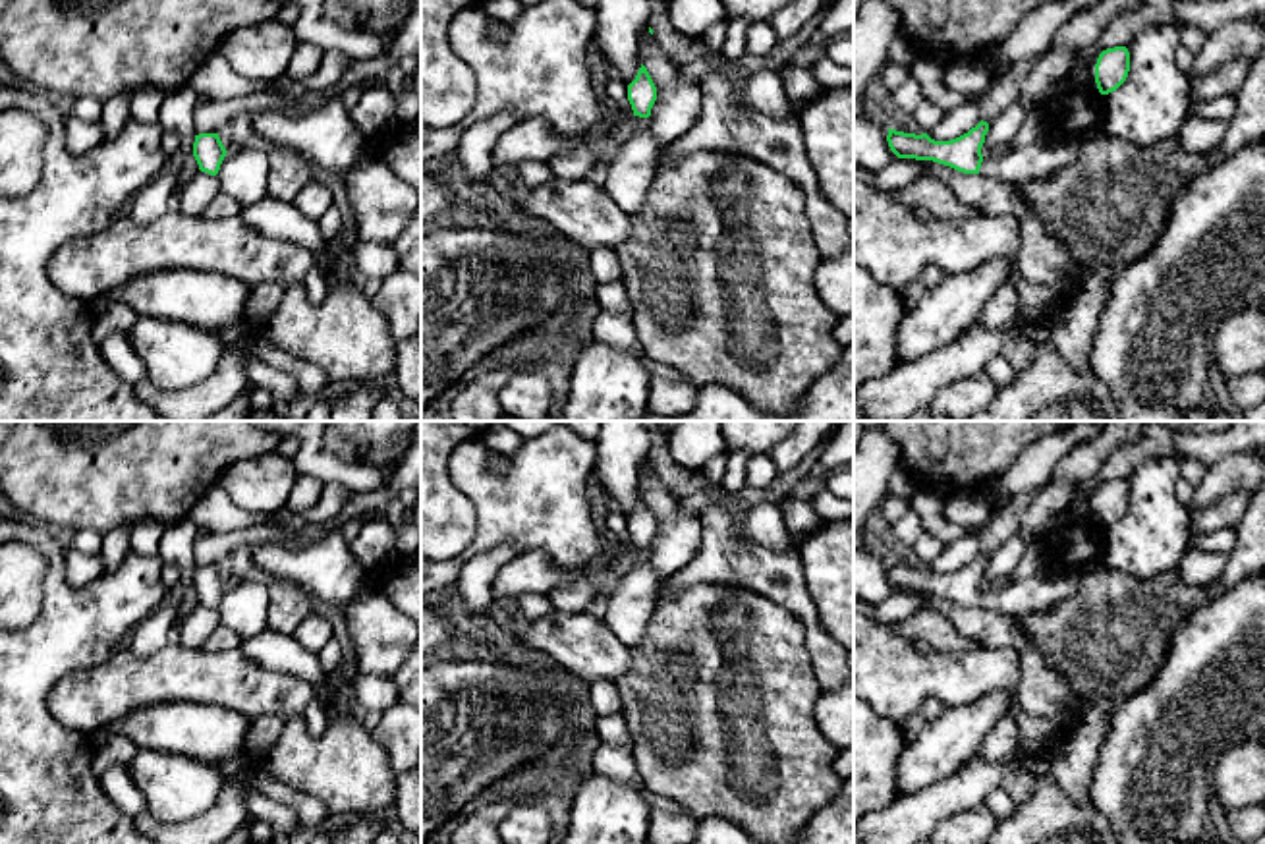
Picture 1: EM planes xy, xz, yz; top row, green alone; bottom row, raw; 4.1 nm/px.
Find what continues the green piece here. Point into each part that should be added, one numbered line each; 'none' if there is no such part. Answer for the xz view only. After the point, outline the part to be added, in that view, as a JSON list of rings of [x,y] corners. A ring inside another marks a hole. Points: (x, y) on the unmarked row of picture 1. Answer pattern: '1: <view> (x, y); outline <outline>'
1: xz (630, 605); outline [[[633,549],[624,564],[624,577],[610,593],[604,622],[626,647],[643,639],[657,603],[659,577],[651,566],[651,552]]]

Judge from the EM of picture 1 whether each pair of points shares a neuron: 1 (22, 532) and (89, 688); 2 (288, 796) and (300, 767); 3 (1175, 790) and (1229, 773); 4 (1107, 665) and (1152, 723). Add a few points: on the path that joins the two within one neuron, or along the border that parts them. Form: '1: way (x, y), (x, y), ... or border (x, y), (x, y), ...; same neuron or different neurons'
1: border (120, 646), (105, 661), (64, 675), (47, 698); different neurons
2: border (263, 758), (277, 779), (313, 796), (329, 812); different neurons
3: border (1244, 740), (1227, 748), (1211, 765); different neurons
4: border (1163, 665), (1144, 688), (1115, 705); different neurons

